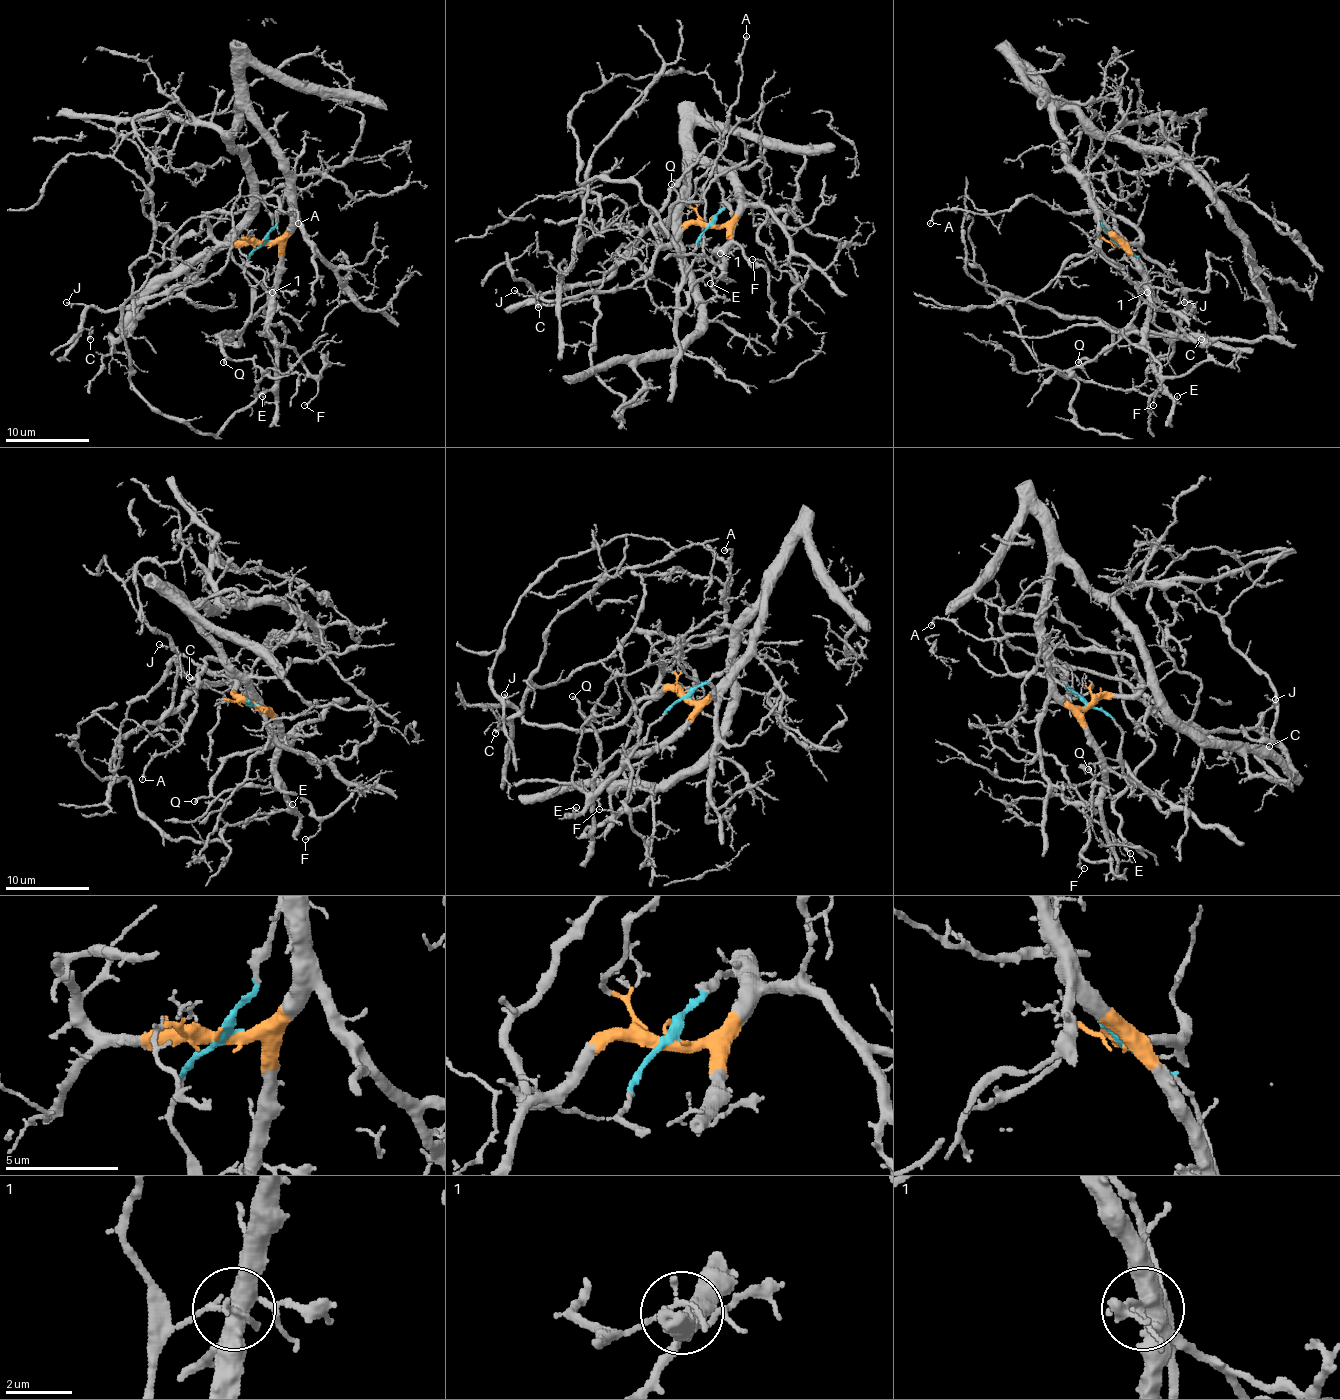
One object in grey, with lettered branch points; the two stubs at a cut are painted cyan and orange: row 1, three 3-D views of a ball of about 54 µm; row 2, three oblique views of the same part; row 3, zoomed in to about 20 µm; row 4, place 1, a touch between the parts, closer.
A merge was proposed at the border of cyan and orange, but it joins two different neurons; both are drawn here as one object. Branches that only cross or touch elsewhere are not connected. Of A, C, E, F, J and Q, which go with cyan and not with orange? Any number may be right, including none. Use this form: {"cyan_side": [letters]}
{"cyan_side": ["Q"]}

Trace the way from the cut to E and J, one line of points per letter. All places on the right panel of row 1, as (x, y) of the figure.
E: (1117, 243), (1140, 274), (1147, 289), (1147, 340), (1155, 380), (1176, 403), (1176, 396)
J: (1117, 243), (1134, 243), (1174, 278), (1185, 291), (1185, 299), (1193, 310), (1185, 302)

